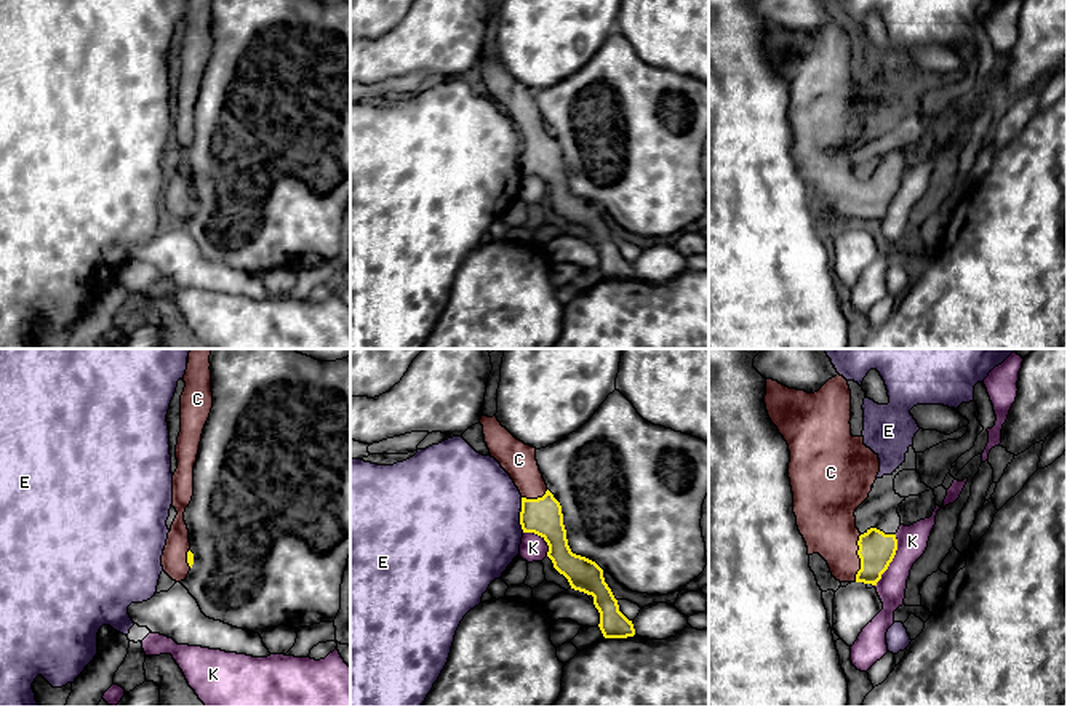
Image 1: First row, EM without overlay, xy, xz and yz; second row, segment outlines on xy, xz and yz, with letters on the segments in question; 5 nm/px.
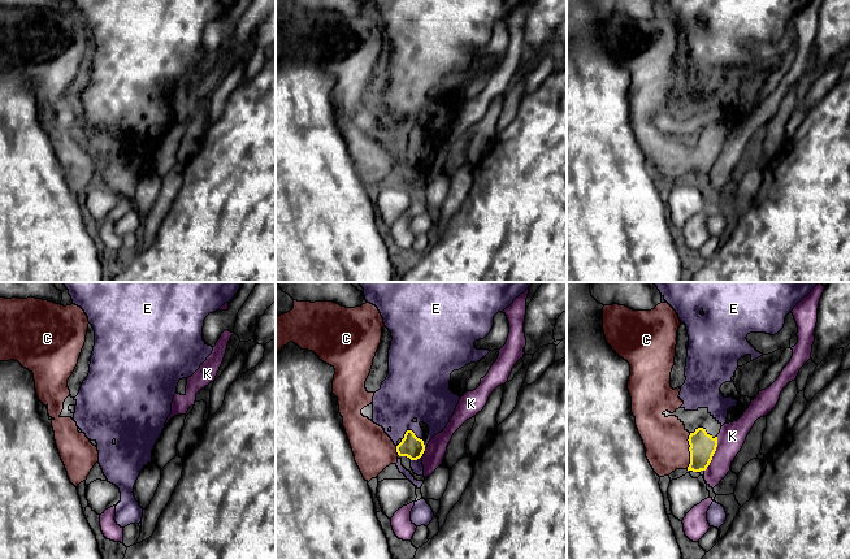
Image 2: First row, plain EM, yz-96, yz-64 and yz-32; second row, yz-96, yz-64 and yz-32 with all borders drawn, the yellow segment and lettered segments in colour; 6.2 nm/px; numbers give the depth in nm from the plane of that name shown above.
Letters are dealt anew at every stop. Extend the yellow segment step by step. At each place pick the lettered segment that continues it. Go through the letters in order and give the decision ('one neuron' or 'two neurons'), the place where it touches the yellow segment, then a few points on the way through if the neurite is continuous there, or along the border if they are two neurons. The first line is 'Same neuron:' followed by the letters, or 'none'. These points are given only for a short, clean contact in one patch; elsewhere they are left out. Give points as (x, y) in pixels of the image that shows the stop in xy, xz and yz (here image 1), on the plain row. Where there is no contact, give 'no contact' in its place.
Same neuron: C
C: one neuron; meets yellow in yz at (859, 199); runs through yz (877, 191), (859, 199), (826, 162)
E: two neurons; meets yellow in xz at (520, 163)
K: two neurons; meets yellow in yz at (891, 202)

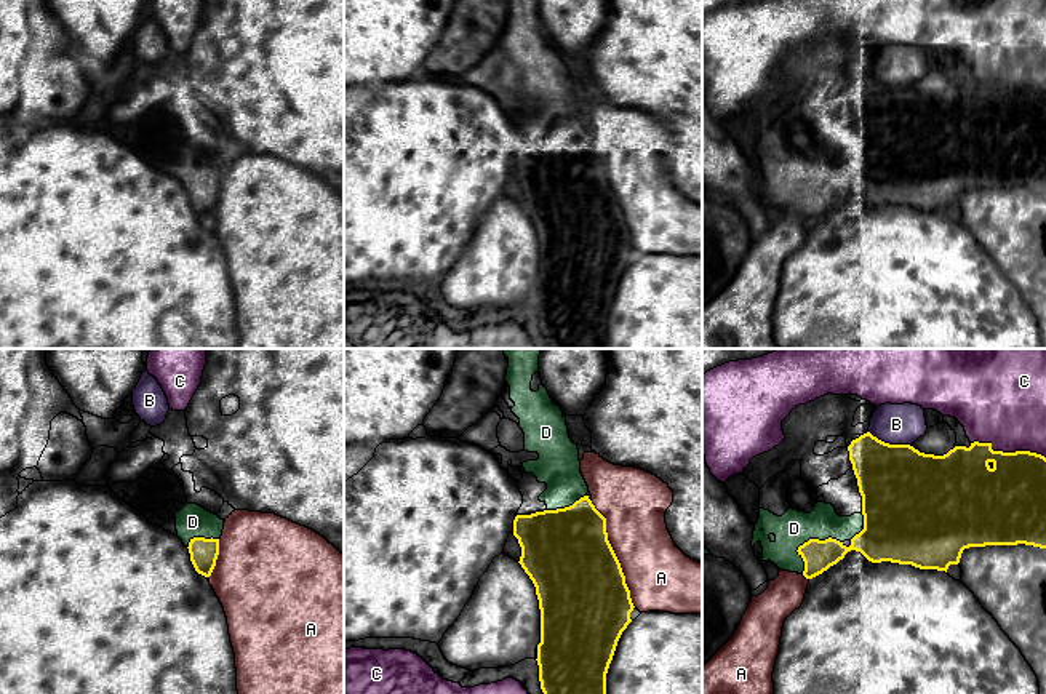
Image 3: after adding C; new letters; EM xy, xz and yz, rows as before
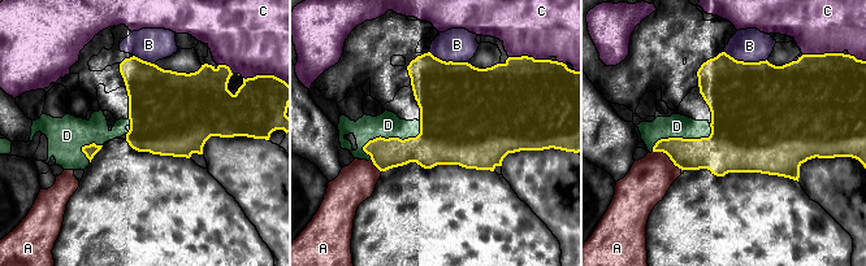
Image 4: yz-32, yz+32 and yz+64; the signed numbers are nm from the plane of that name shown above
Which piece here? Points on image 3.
Same neuron: D
A: two neurons; meets yellow in xz at (614, 195)
B: two neurons; meets yellow in yz at (888, 85); border along yz (869, 72), (885, 83), (909, 87)
C: two neurons; meets yellow in yz at (1008, 95)
D: one neuron; meets yellow in yz at (808, 183); runs through yz (819, 197), (808, 183), (794, 170)

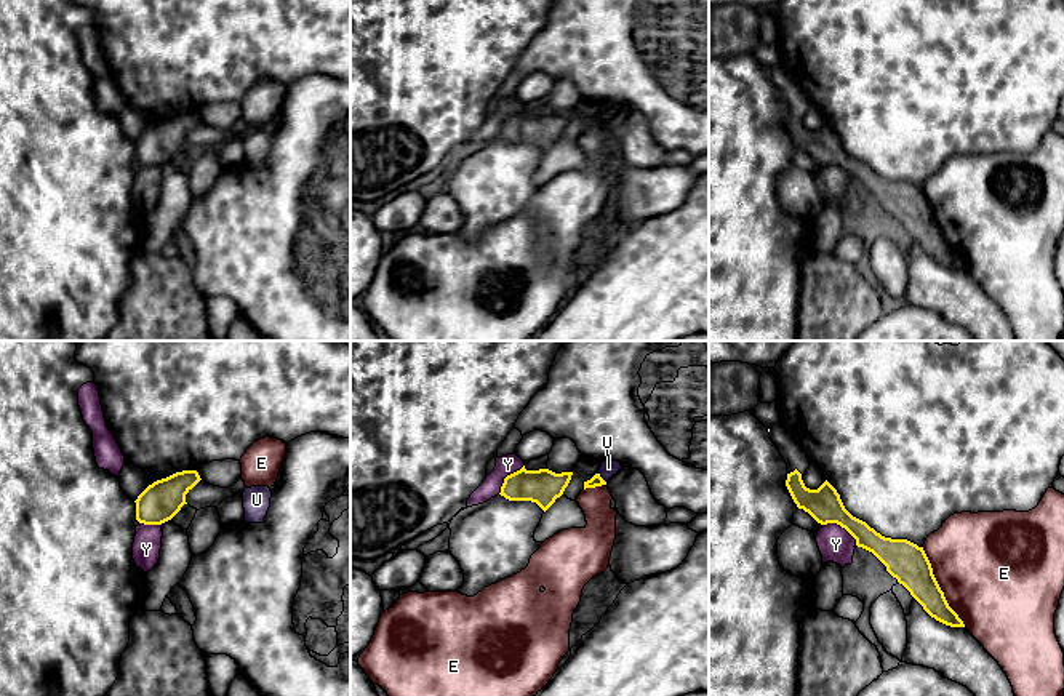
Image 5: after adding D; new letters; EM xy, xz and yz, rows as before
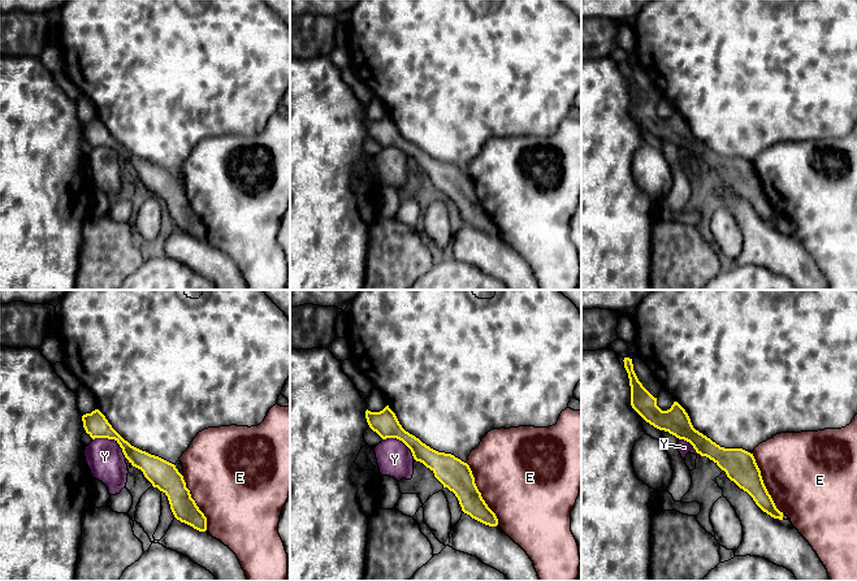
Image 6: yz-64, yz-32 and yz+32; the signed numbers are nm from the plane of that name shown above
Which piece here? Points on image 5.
Same neuron: none
E: two neurons; meets yellow in yz at (940, 229)
U: two neurons; meets yellow in xz at (600, 119)
Y: two neurons; meets yellow in yz at (842, 168)

